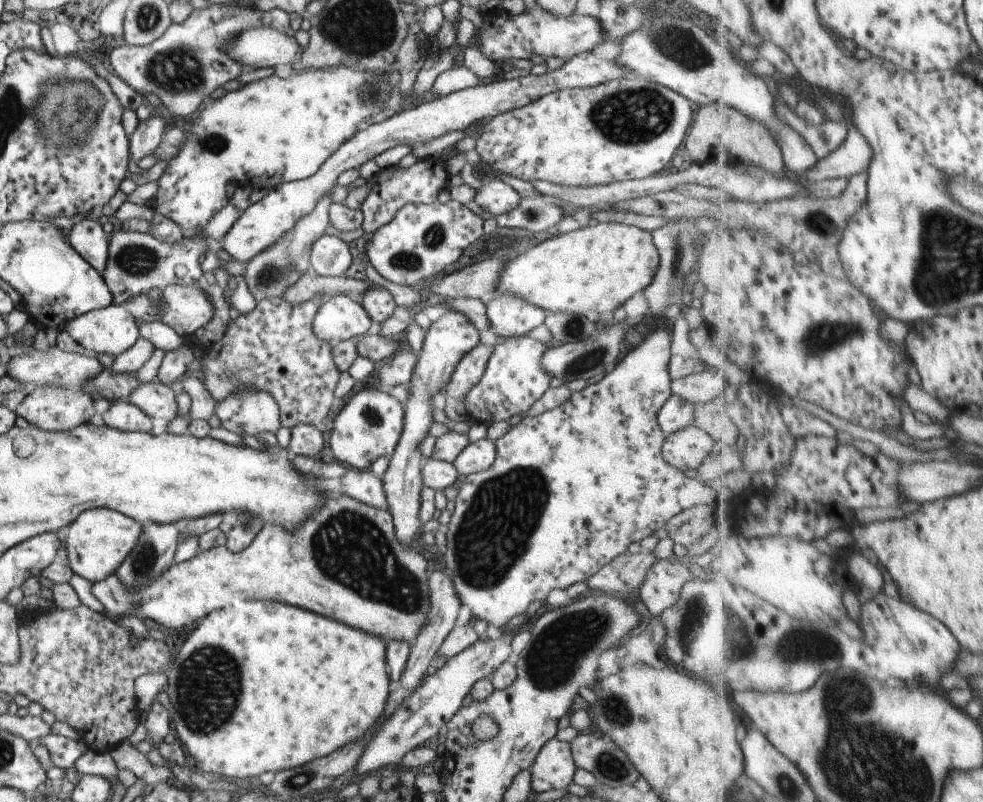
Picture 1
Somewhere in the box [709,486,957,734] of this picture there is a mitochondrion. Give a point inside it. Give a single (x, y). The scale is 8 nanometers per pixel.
(799, 645)

